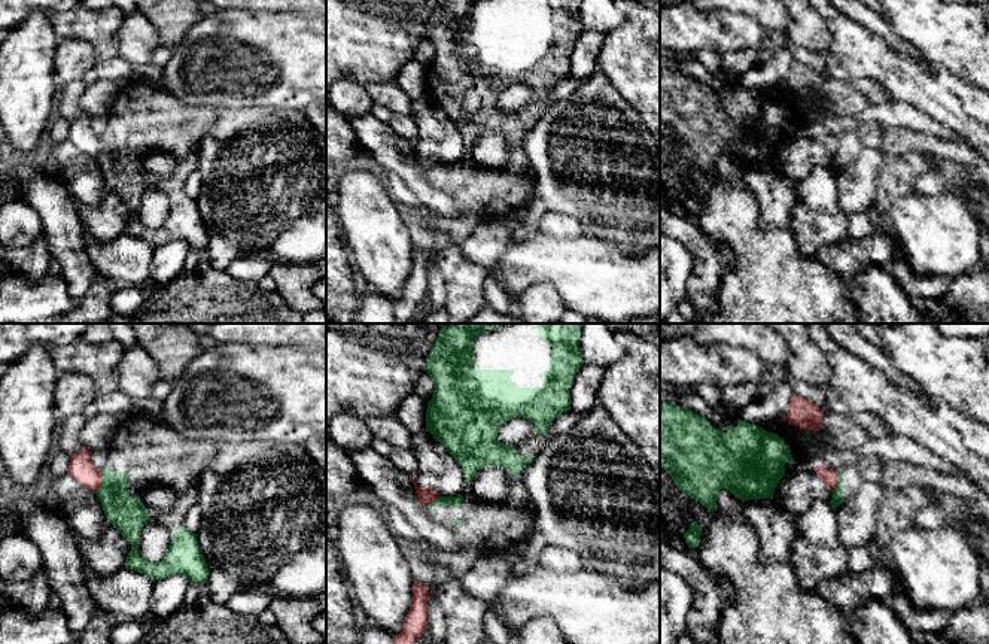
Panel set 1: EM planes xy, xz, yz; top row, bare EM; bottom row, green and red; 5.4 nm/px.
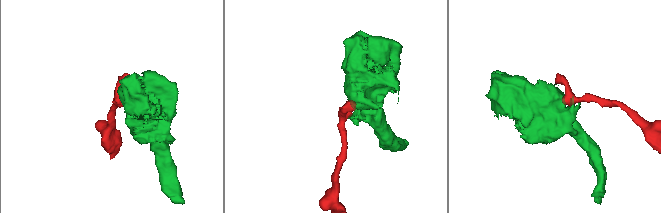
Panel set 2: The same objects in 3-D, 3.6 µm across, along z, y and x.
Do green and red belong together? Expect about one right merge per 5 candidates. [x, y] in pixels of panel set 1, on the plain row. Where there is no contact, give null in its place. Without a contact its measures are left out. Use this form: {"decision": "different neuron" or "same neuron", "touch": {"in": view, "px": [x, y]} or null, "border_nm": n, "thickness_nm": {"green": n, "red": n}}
{"decision": "different neuron", "touch": {"in": "xy", "px": [102, 149]}, "border_nm": 120, "thickness_nm": {"green": 190, "red": 140}}

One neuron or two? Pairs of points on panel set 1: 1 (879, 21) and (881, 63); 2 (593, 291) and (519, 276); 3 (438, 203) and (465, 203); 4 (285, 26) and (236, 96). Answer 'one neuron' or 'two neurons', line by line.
1: two neurons
2: one neuron
3: two neurons
4: one neuron

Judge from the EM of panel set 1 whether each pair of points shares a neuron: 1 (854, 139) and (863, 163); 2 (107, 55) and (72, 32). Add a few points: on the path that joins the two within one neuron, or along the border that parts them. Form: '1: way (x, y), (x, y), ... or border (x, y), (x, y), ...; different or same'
1: border (879, 148), (864, 148), (834, 176); different
2: way (102, 45), (88, 32), (82, 32); same

